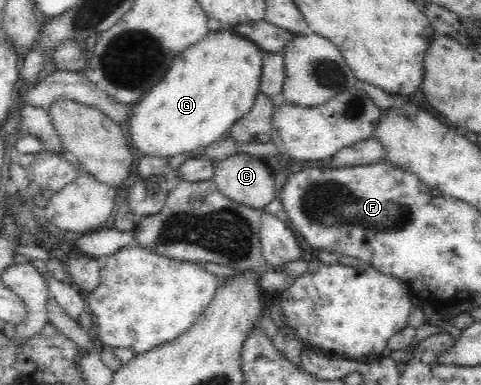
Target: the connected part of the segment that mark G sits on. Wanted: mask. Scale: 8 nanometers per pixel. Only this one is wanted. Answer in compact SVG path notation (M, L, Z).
M222 27L180 52L164 77L148 89L128 113L132 147L143 156L172 156L193 152L221 139L252 109L260 87L265 51L254 41Z

